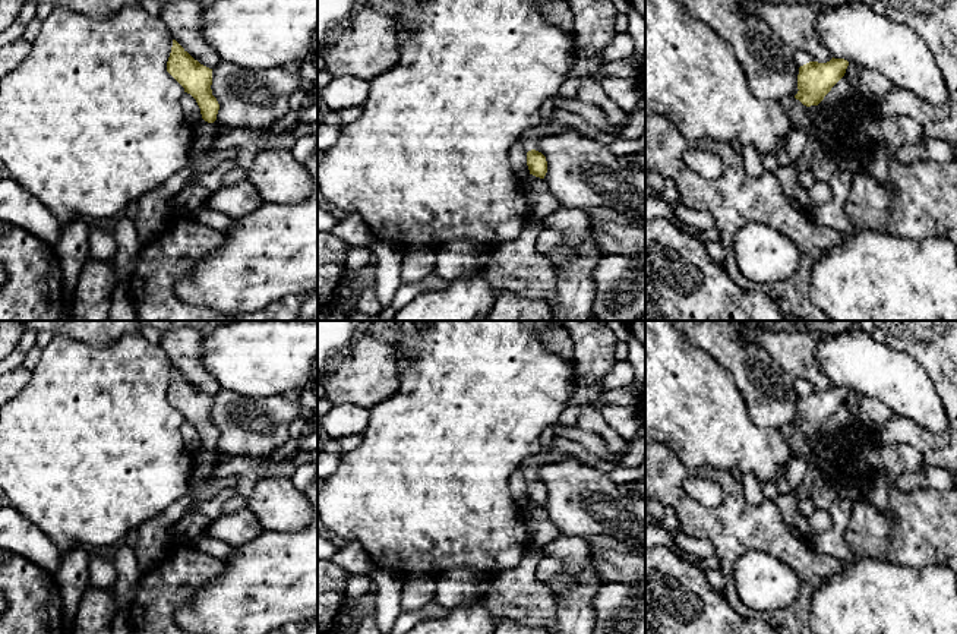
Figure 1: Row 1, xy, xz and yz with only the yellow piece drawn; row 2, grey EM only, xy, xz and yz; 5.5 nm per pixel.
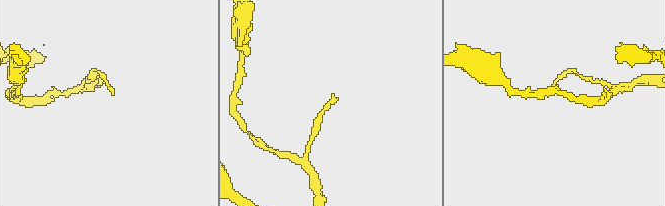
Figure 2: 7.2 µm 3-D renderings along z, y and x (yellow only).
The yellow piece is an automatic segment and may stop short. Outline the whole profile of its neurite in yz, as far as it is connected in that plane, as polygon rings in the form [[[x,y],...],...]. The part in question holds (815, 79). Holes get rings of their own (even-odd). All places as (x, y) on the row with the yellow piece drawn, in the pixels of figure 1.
[[[833,57],[827,63],[809,61],[799,67],[798,94],[780,100],[795,132],[799,132],[806,124],[803,107],[818,105],[844,76],[847,66],[847,60]]]

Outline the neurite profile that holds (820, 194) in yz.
[[[815,182],[809,192],[809,206],[818,208],[833,199],[833,190],[827,182]]]

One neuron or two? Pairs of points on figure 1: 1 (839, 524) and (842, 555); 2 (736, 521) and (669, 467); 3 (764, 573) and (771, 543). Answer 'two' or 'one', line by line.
1: one
2: one
3: two

